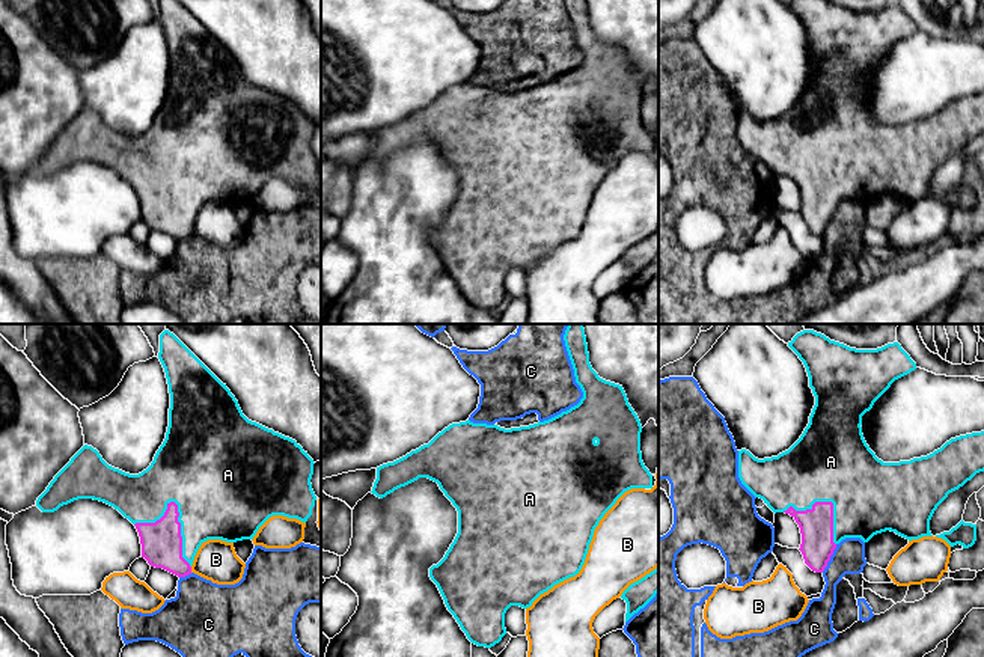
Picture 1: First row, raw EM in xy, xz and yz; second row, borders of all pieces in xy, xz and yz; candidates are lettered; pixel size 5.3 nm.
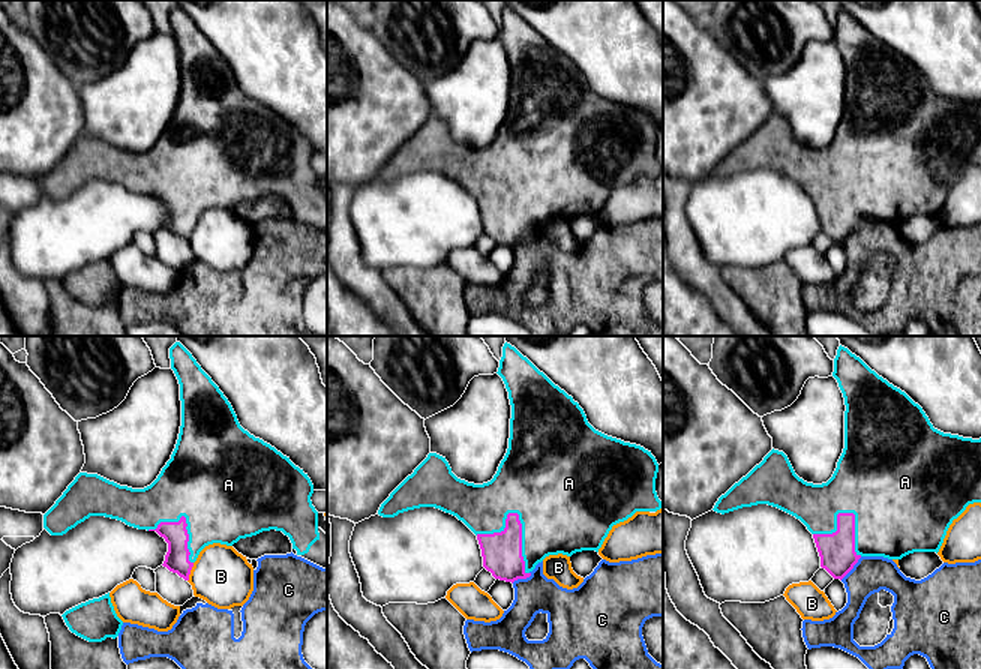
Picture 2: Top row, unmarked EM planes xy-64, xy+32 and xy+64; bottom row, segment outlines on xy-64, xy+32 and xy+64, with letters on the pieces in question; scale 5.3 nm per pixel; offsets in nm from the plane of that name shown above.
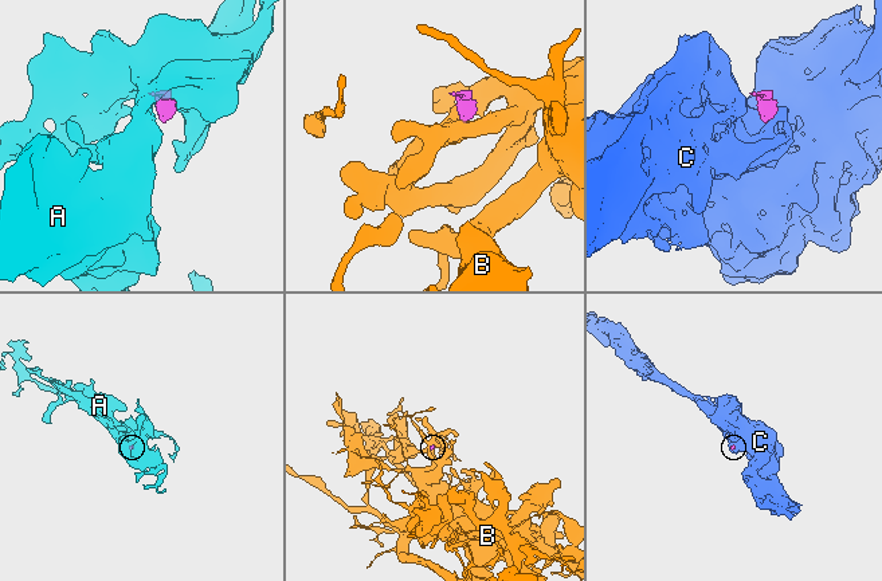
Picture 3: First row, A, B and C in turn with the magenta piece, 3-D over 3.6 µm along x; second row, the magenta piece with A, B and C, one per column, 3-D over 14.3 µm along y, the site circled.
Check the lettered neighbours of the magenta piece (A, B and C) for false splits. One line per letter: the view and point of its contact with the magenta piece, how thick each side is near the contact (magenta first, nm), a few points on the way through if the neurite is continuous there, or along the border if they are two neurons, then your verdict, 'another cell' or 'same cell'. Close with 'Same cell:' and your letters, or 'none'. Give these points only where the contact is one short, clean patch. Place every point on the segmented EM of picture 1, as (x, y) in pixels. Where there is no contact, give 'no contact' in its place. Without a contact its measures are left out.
A: meets magenta in xy at (178, 513); 220 nm thick on the magenta side, 480 nm on the other; same cell
B: meets magenta in xy at (190, 570); 220 nm thick on the magenta side, 220 nm on the other; border along xy (190, 567), (192, 571); another cell
C: meets magenta in yz at (829, 558); 180 nm thick on the magenta side, 180 nm on the other; border along yz (837, 544), (828, 565), (822, 571); another cell
Same cell: A

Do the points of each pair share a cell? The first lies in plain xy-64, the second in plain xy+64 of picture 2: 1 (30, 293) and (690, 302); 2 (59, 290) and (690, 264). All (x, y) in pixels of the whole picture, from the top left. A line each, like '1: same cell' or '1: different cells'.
1: different cells
2: different cells

